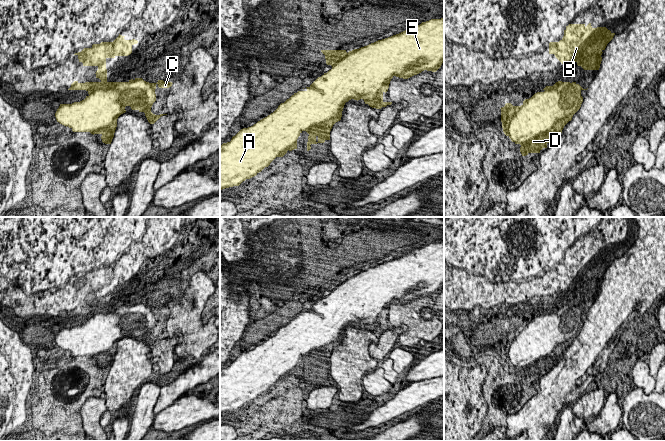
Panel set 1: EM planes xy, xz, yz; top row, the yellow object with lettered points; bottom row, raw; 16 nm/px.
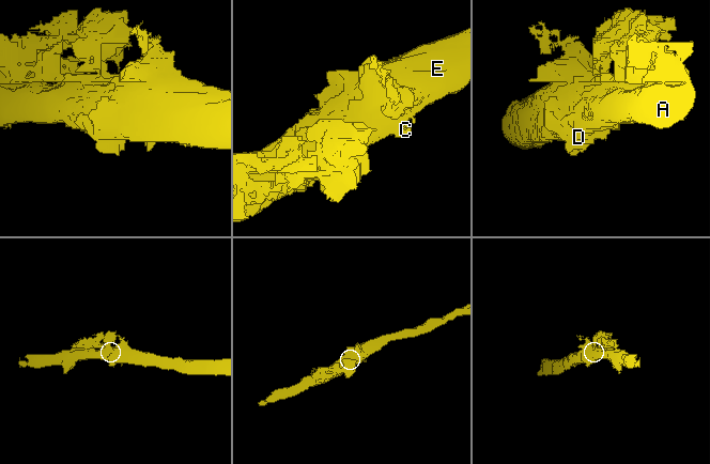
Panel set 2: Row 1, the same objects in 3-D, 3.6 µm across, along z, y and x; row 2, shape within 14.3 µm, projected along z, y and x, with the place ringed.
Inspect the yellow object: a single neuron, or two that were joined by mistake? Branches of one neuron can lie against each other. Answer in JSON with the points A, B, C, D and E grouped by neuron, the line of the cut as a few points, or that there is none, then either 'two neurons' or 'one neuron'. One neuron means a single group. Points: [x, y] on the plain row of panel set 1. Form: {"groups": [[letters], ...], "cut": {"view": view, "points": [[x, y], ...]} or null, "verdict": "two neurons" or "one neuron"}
{"groups": [["A", "B", "C", "D", "E"]], "cut": null, "verdict": "one neuron"}

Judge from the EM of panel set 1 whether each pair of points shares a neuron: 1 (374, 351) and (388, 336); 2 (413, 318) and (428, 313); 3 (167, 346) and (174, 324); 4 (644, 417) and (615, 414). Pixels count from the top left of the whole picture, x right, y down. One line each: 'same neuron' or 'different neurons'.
1: same neuron
2: different neurons
3: different neurons
4: different neurons

